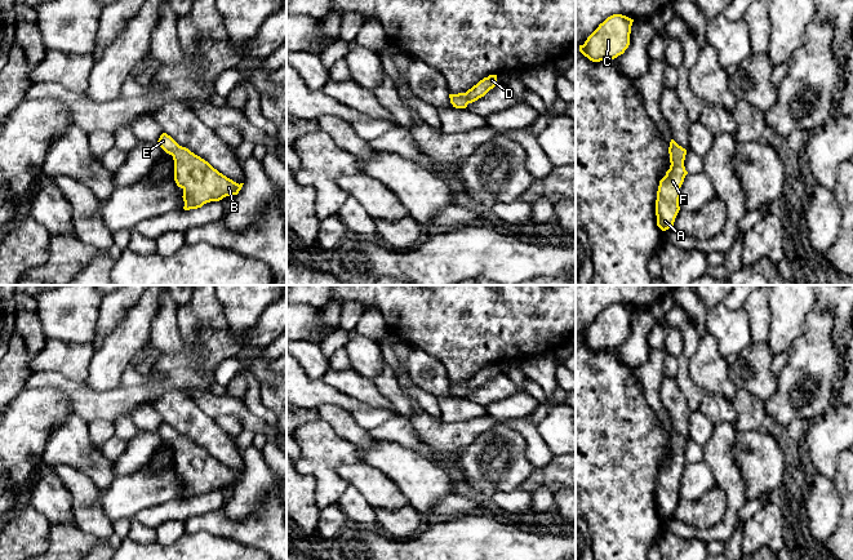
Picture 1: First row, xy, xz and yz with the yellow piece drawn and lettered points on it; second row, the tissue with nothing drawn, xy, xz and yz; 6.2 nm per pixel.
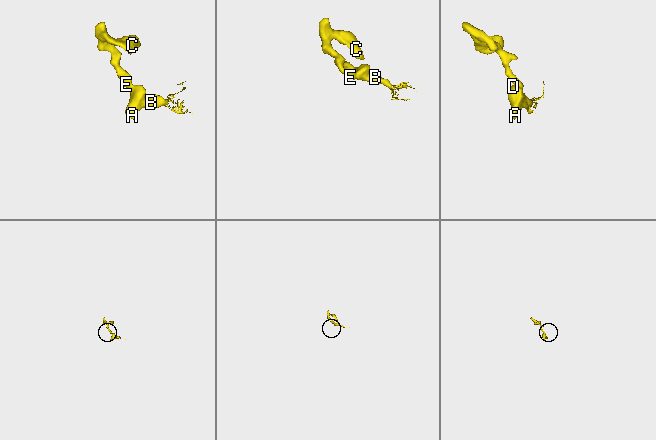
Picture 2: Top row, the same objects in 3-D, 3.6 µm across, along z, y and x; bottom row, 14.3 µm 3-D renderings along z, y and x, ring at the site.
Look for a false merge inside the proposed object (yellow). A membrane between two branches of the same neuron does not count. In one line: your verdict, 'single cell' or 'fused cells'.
single cell

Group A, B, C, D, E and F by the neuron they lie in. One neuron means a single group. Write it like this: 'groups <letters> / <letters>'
groups A B C D E F

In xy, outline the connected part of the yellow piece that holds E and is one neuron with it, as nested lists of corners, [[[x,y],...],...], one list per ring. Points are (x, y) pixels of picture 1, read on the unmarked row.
[[[163,422],[159,435],[174,449],[174,470],[183,479],[185,499],[201,497],[210,490],[237,484],[244,472],[227,467],[208,450],[179,435],[170,425]]]

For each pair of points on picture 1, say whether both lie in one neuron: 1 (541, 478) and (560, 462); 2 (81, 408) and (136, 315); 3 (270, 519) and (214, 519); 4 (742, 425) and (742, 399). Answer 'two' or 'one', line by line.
1: one
2: two
3: one
4: one

